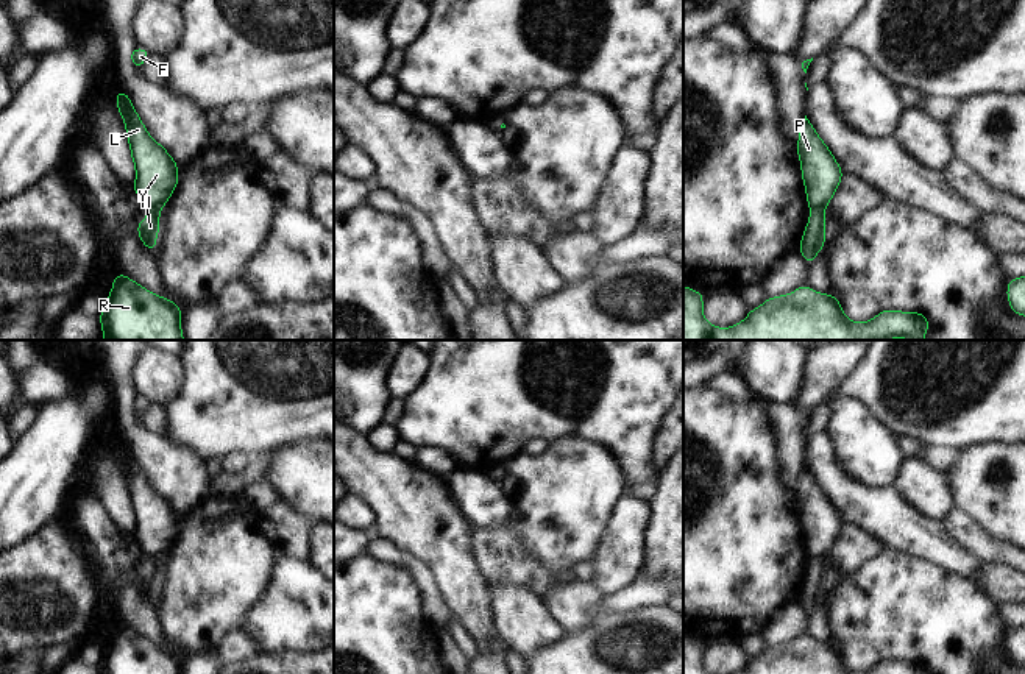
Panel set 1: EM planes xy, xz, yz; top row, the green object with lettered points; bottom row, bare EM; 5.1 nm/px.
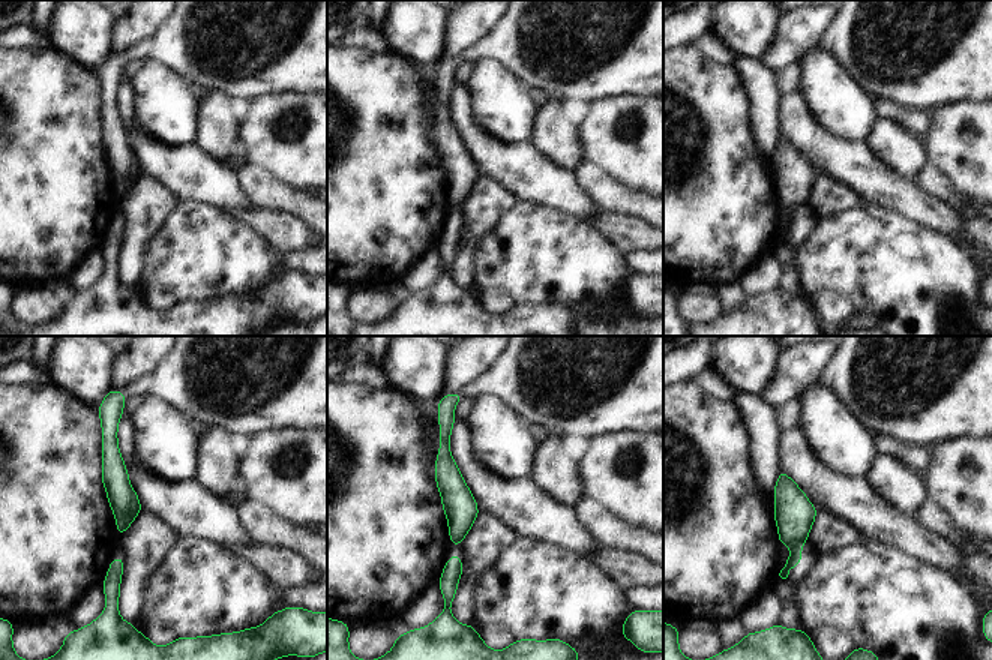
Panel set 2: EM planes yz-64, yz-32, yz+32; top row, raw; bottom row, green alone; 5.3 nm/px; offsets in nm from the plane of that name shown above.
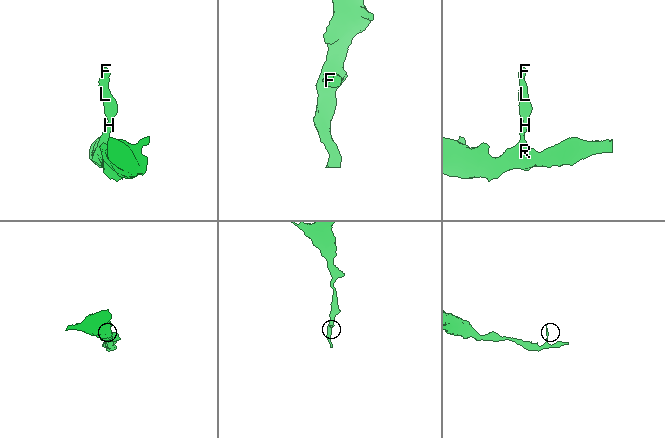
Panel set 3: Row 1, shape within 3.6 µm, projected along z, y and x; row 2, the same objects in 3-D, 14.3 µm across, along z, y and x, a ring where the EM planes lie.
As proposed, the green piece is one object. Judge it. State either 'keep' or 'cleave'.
cleave

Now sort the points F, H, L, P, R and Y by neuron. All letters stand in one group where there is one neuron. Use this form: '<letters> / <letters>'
F L P Y / H R

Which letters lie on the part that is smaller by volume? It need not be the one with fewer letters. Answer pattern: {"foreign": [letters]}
{"foreign": ["F", "L", "P", "Y"]}

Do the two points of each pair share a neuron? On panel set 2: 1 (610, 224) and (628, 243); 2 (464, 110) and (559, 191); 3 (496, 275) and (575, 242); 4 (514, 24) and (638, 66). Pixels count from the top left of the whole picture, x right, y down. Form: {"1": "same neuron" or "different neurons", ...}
{"1": "same neuron", "2": "same neuron", "3": "same neuron", "4": "same neuron"}

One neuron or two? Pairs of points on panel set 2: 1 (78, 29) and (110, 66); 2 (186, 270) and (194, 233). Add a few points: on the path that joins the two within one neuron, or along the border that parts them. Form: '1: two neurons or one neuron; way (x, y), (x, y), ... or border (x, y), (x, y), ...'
1: two neurons; border (111, 53), (98, 69)
2: one neuron; way (192, 261), (194, 242)

